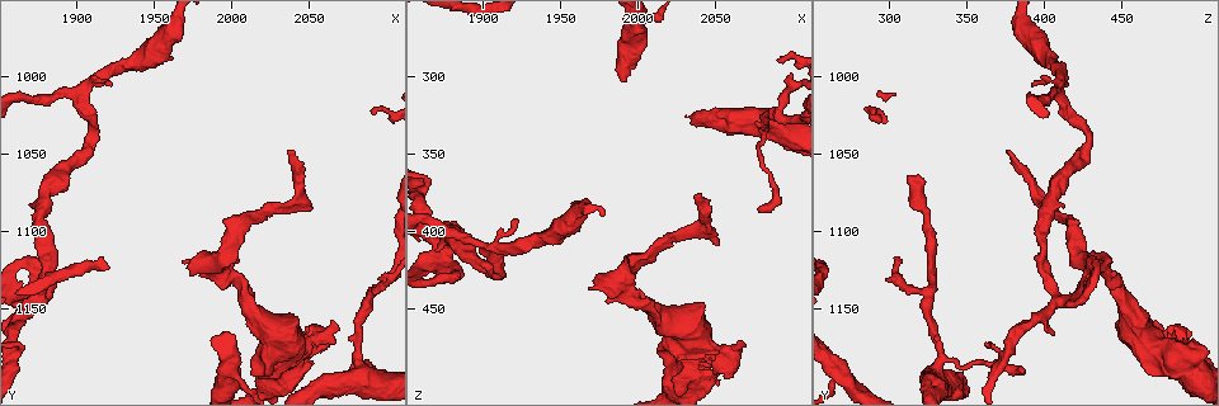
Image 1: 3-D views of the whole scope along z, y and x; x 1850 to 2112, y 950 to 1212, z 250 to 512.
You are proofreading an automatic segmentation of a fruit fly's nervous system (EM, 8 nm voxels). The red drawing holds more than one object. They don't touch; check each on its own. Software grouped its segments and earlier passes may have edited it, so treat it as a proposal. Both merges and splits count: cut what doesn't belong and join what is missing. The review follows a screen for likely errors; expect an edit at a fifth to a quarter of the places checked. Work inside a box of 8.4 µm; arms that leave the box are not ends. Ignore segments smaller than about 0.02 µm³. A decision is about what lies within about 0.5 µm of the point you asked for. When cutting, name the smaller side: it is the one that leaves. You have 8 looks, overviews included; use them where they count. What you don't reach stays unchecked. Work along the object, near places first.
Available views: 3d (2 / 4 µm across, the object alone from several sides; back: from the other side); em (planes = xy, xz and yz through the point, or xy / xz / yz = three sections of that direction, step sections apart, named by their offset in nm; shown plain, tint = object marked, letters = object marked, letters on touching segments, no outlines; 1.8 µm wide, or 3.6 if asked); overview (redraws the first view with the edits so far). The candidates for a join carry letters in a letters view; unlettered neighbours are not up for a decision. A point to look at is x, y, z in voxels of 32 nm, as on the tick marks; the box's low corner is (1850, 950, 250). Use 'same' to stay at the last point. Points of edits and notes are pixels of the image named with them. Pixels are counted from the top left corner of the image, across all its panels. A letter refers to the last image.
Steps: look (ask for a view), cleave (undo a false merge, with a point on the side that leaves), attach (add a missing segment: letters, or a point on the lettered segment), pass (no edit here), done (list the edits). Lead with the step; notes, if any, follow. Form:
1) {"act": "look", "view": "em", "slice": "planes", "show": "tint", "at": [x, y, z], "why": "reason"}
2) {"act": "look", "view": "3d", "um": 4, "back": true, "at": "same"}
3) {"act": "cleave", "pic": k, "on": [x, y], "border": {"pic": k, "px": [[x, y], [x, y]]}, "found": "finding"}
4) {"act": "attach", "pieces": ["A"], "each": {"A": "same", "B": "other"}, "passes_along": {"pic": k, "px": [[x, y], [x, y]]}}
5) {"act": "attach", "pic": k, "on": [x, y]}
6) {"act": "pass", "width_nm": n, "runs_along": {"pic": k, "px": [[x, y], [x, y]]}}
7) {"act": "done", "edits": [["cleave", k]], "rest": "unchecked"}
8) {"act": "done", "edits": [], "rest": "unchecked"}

{"act": "look", "view": "em", "slice": "planes", "show": "plain", "at": [1904, 1008, 408], "why": "a fork"}

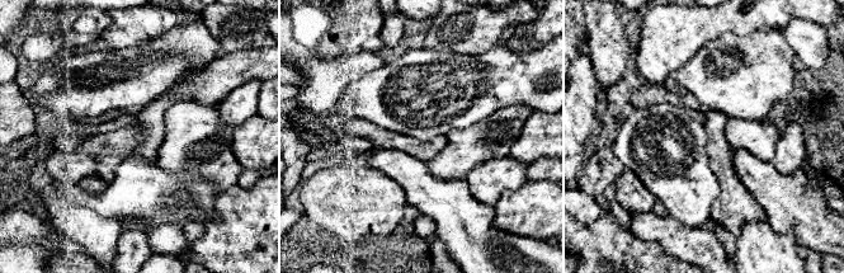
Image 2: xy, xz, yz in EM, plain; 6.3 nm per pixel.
{"act": "look", "view": "em", "slice": "planes", "show": "tint", "at": "same", "why": "where the object lies"}

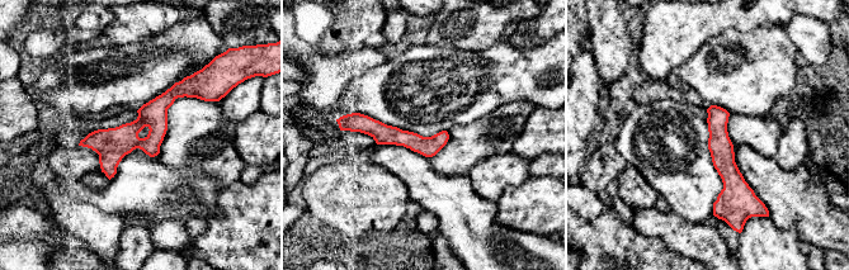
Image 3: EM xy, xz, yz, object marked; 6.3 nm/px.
{"act": "look", "view": "em", "slice": "planes", "show": "letters", "at": "same", "why": "see the neighbours"}

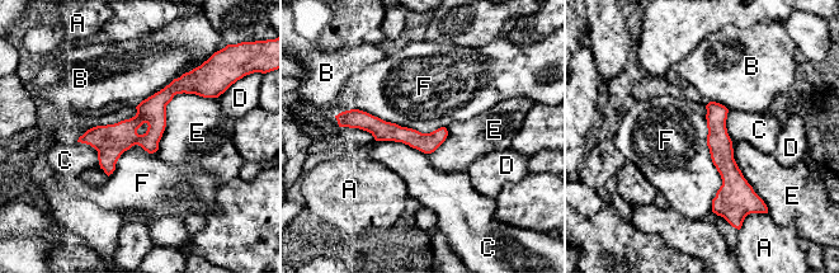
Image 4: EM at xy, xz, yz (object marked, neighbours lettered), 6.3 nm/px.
{"act": "pass", "each": {"A": "other", "B": "other", "C": "other", "D": "other", "E": "other", "F": "other"}, "runs_along": {"pic": 4, "px": [[203, 93], [173, 88], [127, 133], [83, 139]]}, "found": "continuous, no second neuron"}

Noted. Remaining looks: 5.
{"act": "look", "view": "3d", "um": 4, "at": [2038, 1050, 376], "why": "free end"}

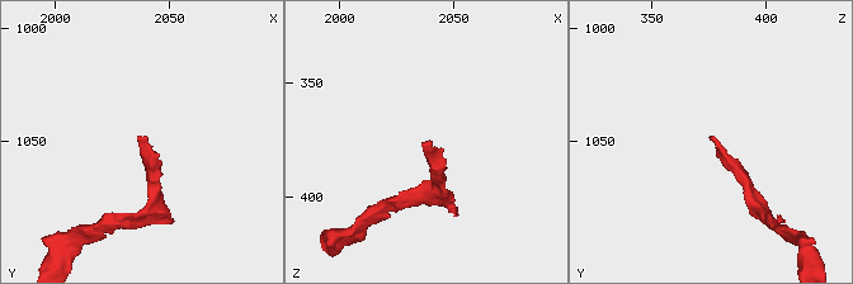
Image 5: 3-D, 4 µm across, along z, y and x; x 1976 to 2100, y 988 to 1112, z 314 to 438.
{"act": "look", "view": "em", "slice": "yz", "step": 8, "show": "letters", "at": [2039, 1049, 374], "why": "shape alone is not enough"}

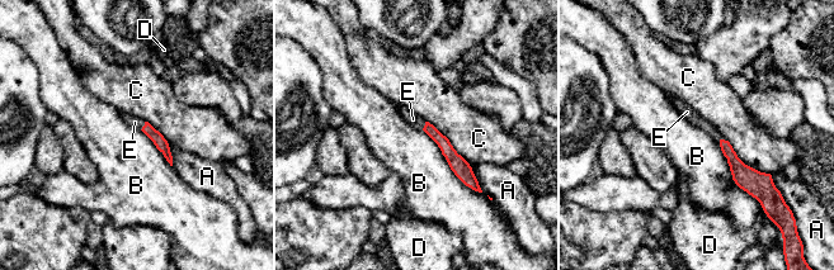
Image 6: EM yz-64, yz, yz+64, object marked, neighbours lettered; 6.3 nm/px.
{"act": "attach", "pieces": ["E"], "longest_contact_nm": ["B", 550], "each": {"A": "other", "B": "other", "C": "other", "D": "other", "E": "same"}, "found": "the neuron continues"}

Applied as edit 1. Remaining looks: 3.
{"act": "done", "edits": [["attach", 6]], "rest": "unchecked"}

